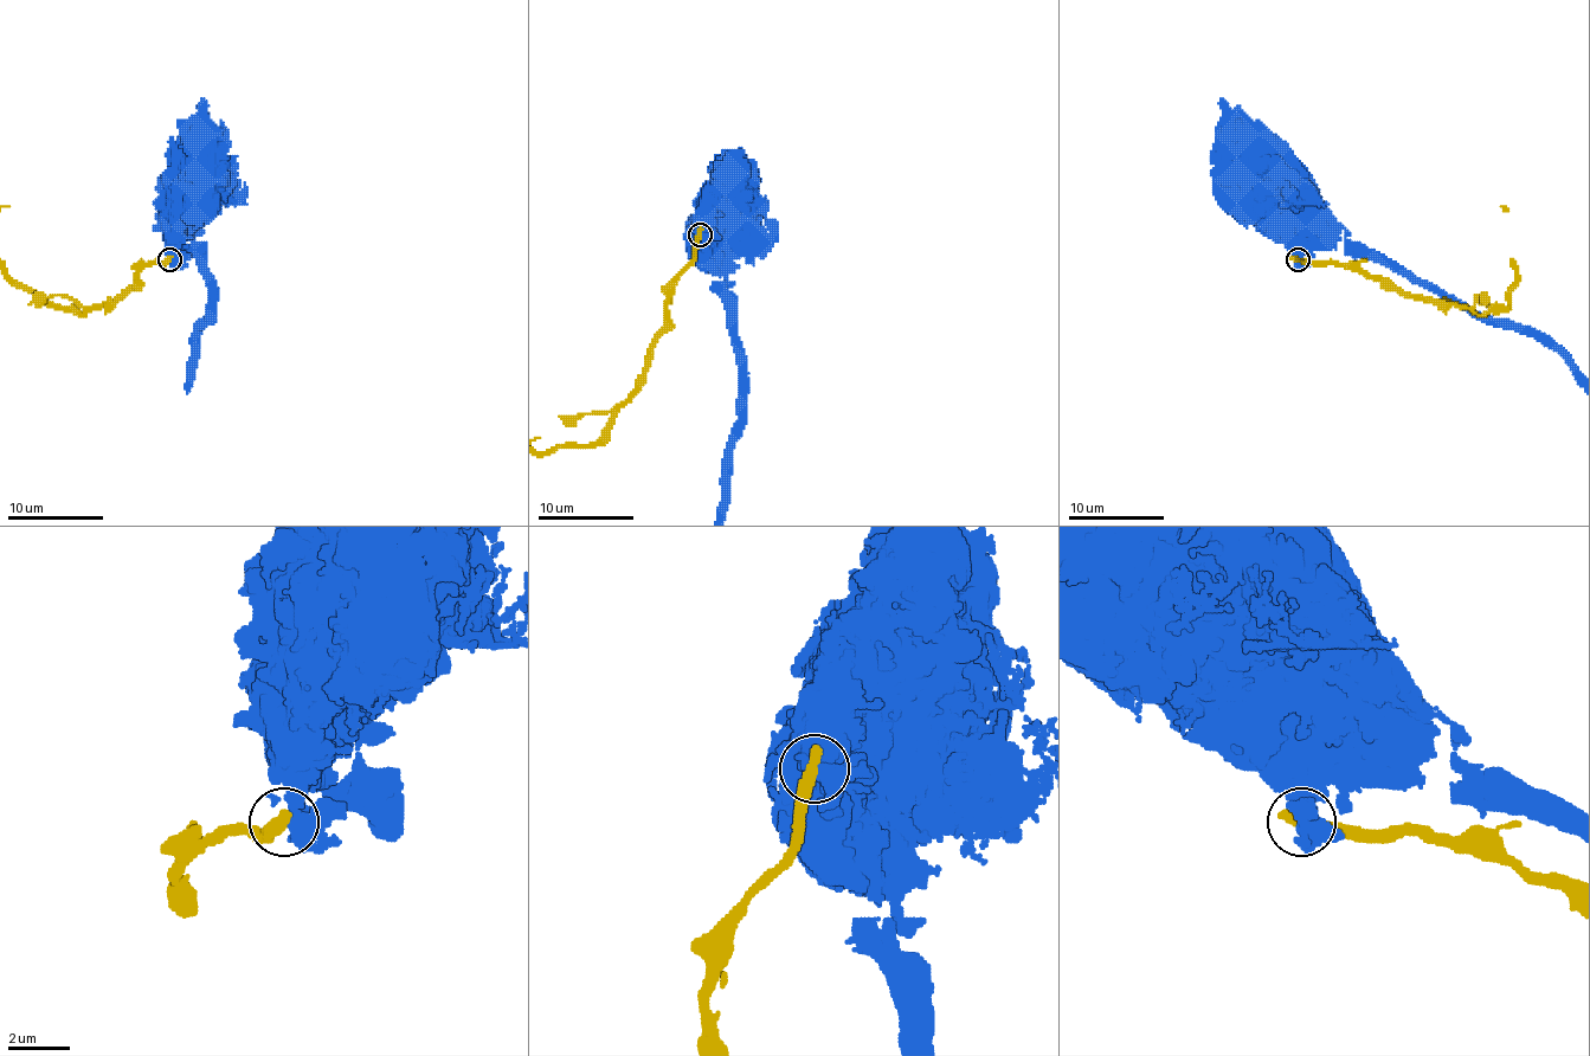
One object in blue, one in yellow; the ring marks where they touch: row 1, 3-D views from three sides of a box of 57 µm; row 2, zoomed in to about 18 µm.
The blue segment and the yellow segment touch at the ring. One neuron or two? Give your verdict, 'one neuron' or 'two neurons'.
two neurons

